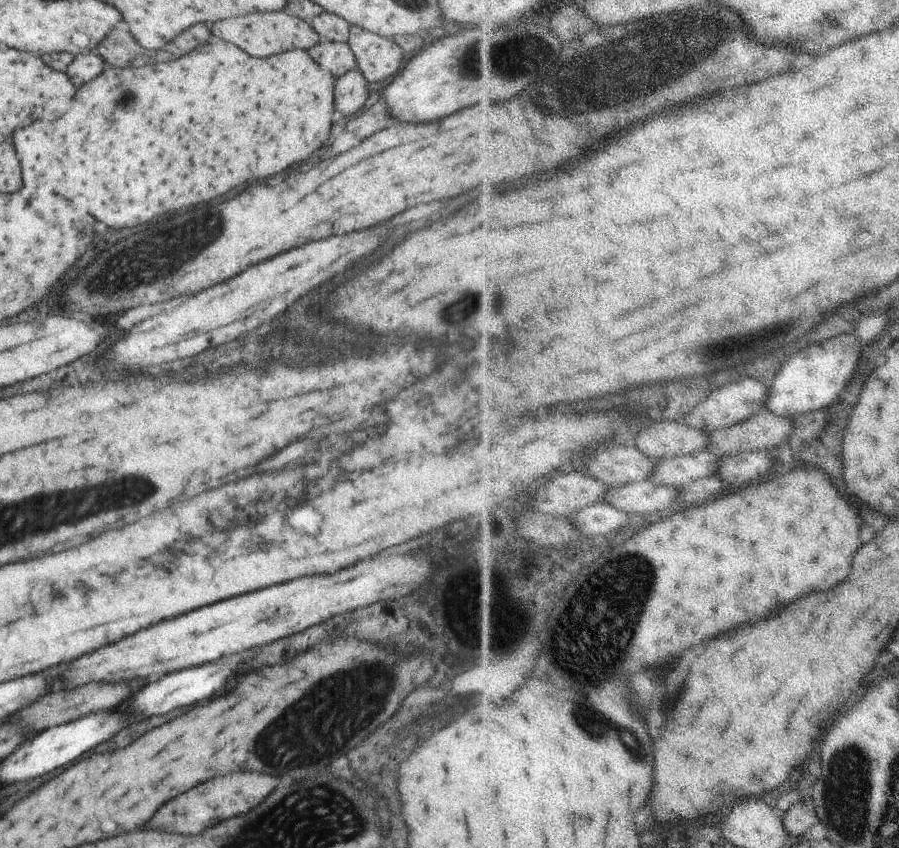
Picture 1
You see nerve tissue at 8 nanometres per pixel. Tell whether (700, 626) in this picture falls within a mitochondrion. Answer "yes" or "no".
no

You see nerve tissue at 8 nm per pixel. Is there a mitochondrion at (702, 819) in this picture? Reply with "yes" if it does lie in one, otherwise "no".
no

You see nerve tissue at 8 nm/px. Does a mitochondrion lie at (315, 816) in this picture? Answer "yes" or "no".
yes

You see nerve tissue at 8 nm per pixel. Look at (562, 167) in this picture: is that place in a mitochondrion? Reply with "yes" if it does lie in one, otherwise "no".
no

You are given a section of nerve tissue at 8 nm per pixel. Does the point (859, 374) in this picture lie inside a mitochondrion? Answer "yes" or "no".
no

